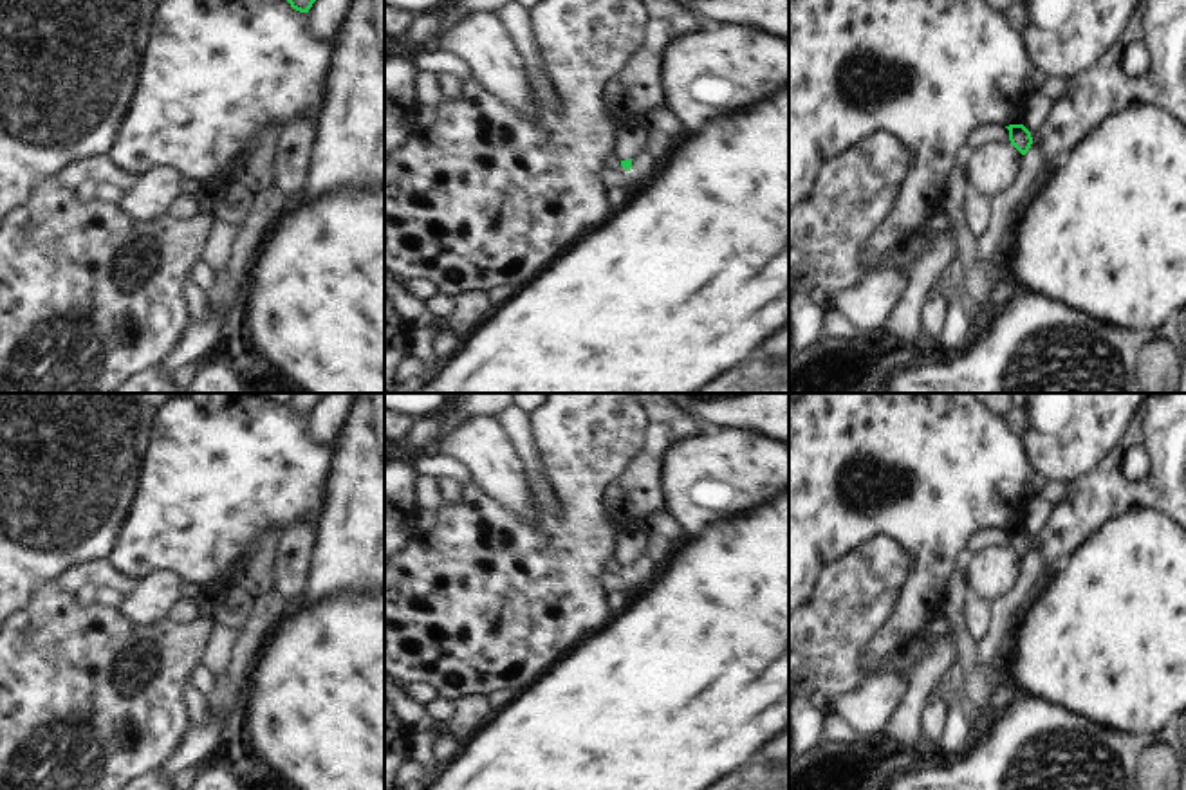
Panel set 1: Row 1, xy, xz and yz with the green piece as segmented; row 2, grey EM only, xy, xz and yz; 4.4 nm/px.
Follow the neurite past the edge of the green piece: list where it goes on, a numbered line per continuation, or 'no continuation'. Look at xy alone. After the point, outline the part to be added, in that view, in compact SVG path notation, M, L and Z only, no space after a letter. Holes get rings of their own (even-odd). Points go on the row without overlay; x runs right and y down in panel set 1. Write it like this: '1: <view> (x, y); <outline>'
no continuation

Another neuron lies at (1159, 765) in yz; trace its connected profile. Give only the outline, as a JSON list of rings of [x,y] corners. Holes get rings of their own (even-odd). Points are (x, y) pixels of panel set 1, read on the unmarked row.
[[[1150,743],[1137,759],[1139,790],[1181,790],[1181,756],[1164,743]]]

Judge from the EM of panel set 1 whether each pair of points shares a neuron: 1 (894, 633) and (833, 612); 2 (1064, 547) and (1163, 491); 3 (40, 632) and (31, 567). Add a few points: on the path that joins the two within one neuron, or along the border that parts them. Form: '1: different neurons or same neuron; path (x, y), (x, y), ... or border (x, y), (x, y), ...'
1: different neurons; border (898, 590), (890, 619), (865, 650), (869, 664)
2: same neuron; path (1084, 522), (1111, 495), (1138, 495)
3: different neurons; border (55, 579), (47, 581), (18, 612)

